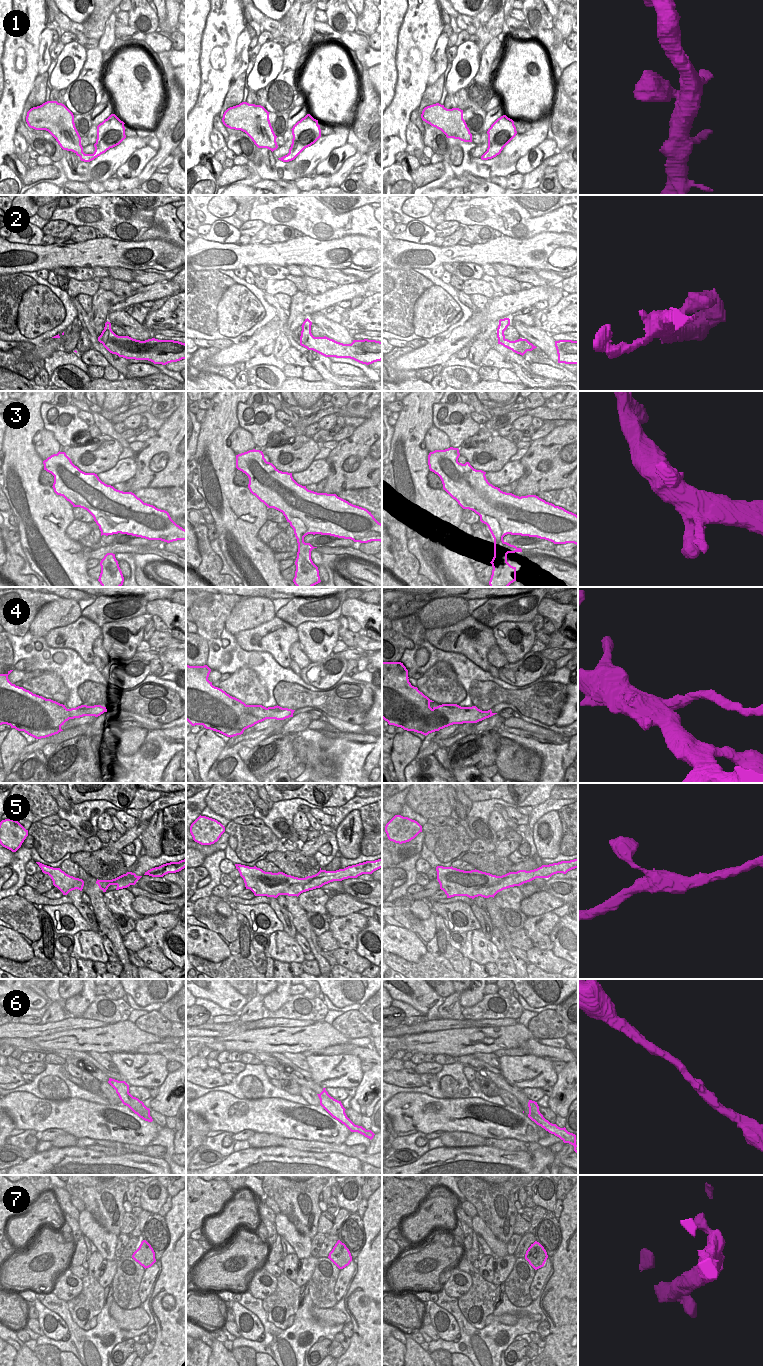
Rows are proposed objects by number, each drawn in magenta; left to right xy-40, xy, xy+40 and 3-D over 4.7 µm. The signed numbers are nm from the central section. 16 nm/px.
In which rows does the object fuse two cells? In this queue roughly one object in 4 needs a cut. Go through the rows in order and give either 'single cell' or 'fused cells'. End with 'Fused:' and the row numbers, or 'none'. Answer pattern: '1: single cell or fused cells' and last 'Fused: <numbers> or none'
1: single cell
2: single cell
3: single cell
4: fused cells
5: single cell
6: single cell
7: single cell
Fused: 4

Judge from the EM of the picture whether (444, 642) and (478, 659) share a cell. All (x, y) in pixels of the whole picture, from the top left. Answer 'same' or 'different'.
same

